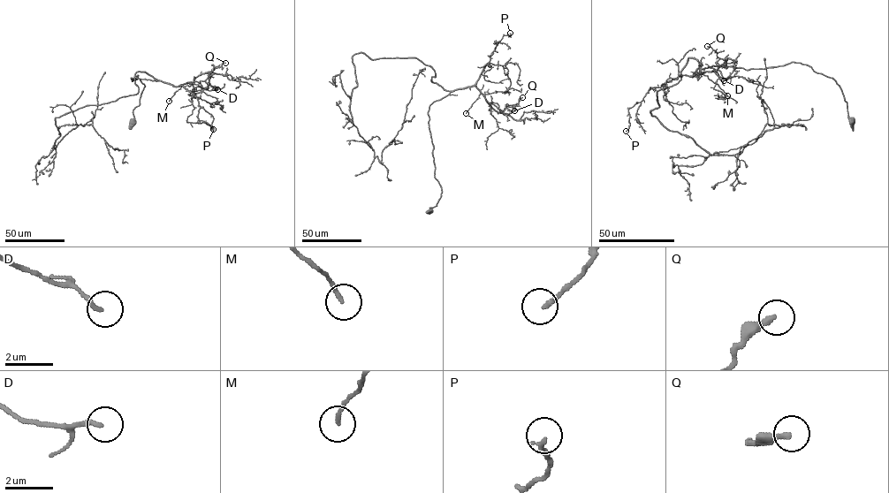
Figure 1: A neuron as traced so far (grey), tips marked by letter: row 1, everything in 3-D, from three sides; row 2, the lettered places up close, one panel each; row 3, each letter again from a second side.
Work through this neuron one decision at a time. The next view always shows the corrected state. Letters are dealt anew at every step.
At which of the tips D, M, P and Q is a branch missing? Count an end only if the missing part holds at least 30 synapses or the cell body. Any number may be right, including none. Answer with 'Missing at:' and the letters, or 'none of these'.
Missing at: none of these

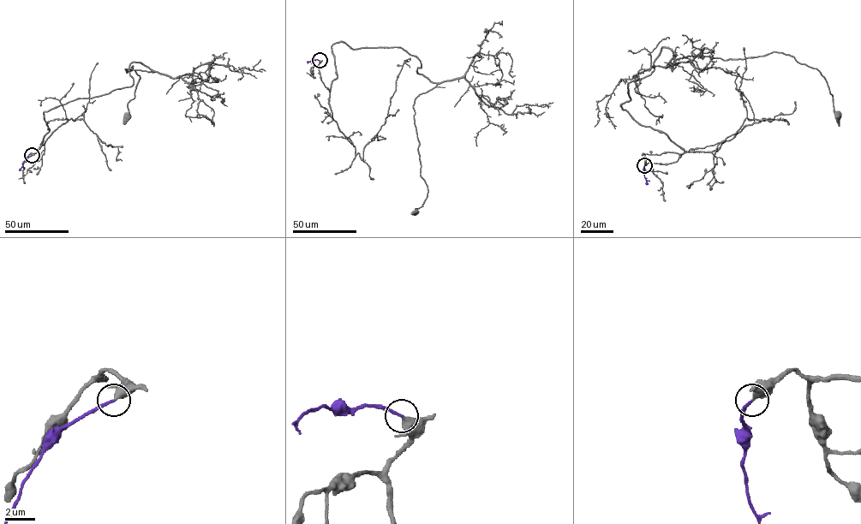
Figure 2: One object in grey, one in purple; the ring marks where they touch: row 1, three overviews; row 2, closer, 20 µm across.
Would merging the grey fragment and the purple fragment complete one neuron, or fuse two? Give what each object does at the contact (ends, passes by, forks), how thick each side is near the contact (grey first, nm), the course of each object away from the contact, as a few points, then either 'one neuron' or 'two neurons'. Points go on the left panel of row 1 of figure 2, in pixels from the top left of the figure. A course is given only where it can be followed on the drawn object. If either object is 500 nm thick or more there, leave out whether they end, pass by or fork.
grey ends there; purple ends there; 480 nm thick on the grey side, 170 nm on the other; grey runs (32, 155), (44, 111), (130, 86), (140, 62), (152, 70), (125, 68), (140, 76), (126, 116); purple runs (32, 155), (20, 170); one neuron

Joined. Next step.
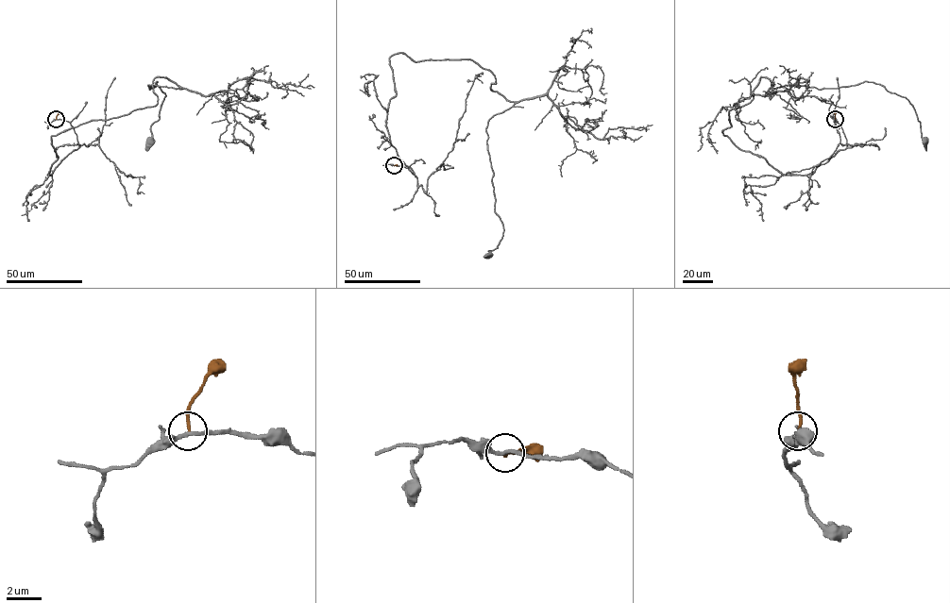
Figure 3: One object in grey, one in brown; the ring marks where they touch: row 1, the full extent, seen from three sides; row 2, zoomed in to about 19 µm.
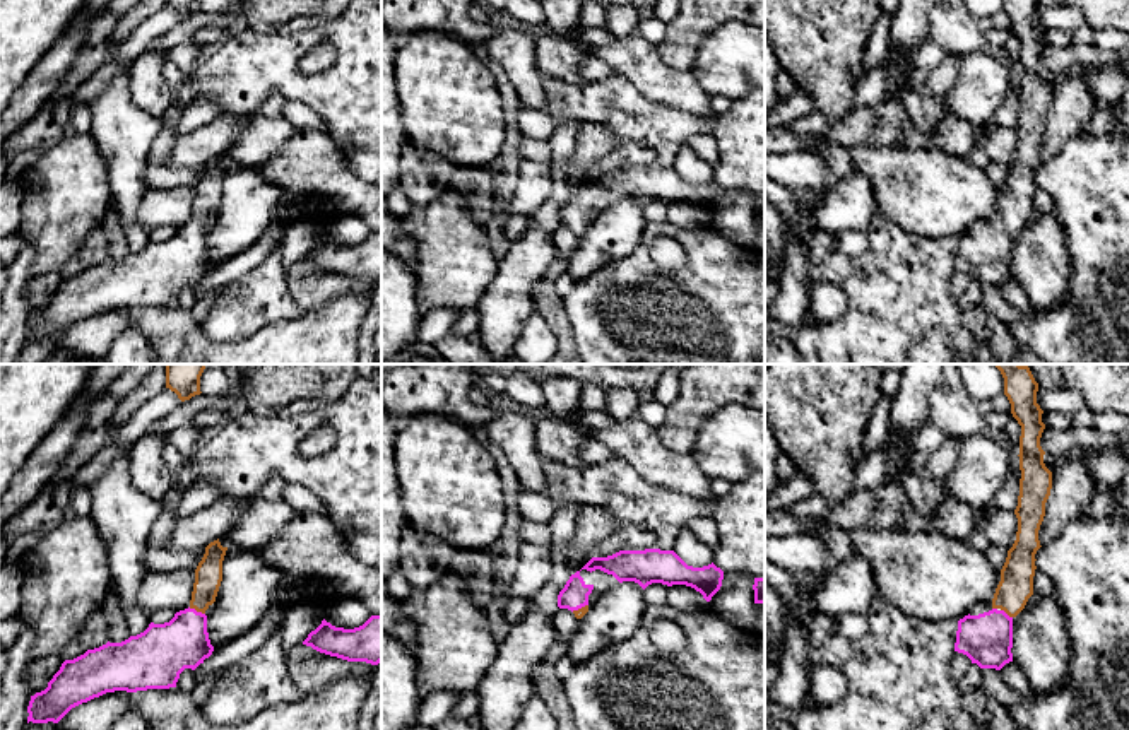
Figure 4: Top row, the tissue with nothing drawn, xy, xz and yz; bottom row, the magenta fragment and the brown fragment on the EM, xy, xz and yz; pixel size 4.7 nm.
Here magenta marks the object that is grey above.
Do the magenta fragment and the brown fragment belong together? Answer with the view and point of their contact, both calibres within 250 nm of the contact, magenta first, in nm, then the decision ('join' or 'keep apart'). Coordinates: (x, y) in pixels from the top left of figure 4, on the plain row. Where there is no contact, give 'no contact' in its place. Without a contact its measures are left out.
contact xy (195, 228); calibres 260 and 130 nm; join

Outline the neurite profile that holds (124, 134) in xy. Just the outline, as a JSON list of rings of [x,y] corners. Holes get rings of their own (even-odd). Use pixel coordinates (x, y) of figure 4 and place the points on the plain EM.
[[[121,63],[118,74],[89,104],[92,115],[91,137],[108,166],[109,191],[123,226],[137,222],[137,210],[149,186],[144,173],[149,150],[164,128],[164,121],[140,109],[128,91],[130,65]]]

